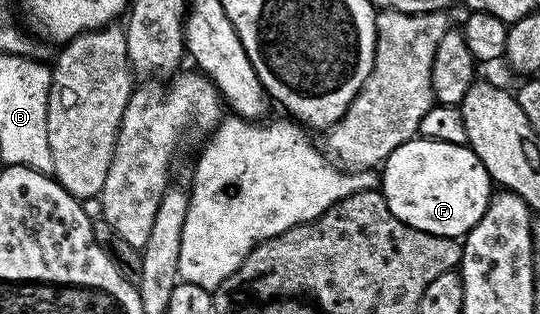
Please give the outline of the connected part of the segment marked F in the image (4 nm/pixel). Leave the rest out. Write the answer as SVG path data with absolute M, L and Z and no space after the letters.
M415 138L396 146L381 165L380 191L400 222L428 234L462 238L490 205L492 181L484 162L466 144Z

